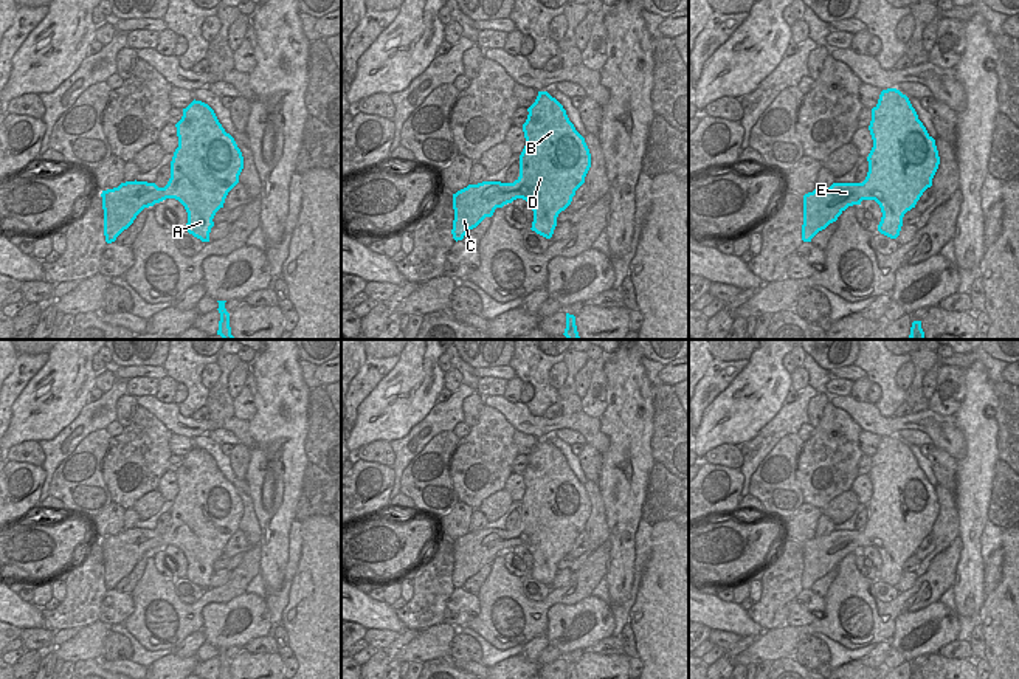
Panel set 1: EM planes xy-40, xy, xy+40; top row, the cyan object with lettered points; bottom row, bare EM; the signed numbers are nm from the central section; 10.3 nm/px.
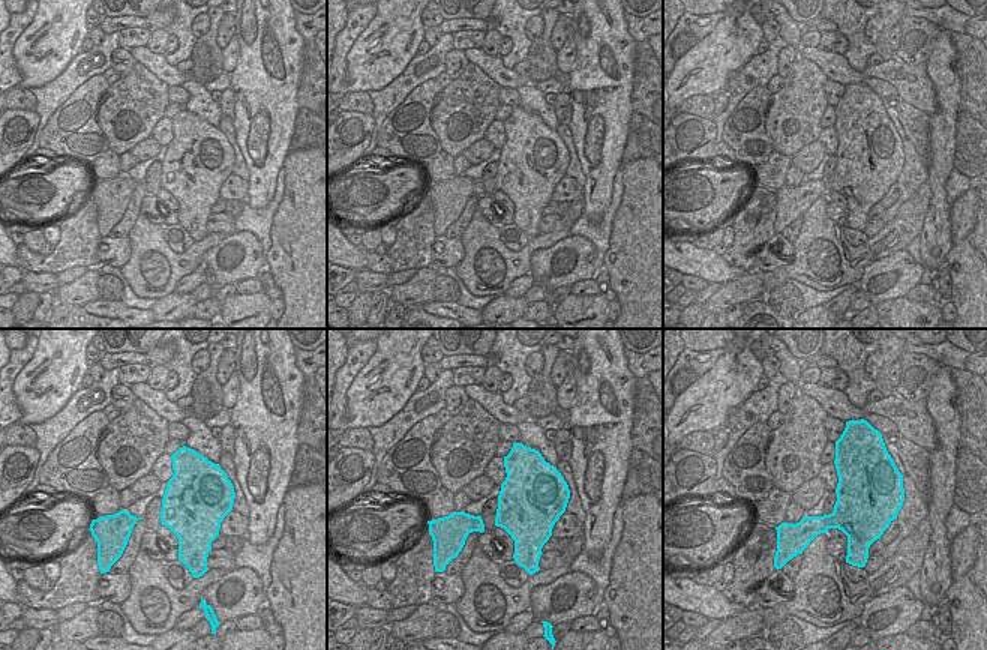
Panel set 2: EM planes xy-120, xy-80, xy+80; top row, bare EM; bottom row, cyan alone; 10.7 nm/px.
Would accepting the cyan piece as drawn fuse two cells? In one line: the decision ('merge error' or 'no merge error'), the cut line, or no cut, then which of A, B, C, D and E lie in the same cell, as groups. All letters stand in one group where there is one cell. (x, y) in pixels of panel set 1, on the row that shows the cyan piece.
no merge error; no cut; A B C D E

